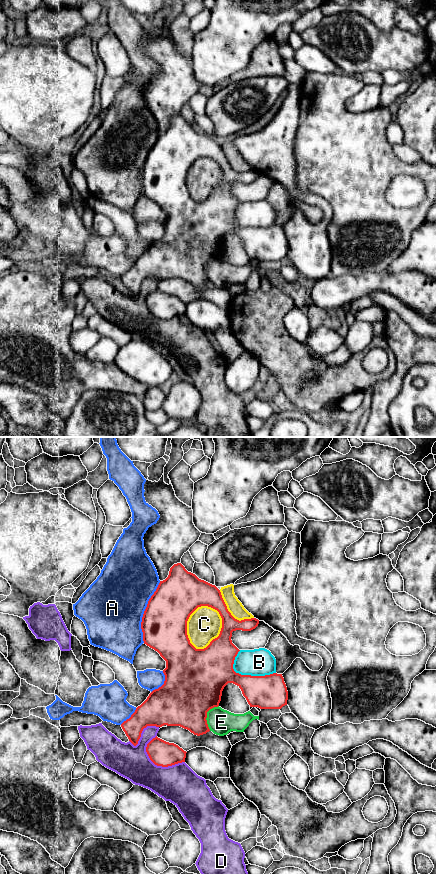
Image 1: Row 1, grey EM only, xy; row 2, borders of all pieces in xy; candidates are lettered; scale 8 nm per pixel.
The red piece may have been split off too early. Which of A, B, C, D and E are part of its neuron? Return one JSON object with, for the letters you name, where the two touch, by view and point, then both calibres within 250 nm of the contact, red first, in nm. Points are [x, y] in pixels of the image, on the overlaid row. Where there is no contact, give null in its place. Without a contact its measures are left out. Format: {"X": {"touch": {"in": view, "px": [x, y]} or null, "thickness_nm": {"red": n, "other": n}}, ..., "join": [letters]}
{"join": []}

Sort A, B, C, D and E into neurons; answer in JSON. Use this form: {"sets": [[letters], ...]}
{"sets": [["A"], ["B"], ["C", "E"], ["D"]]}

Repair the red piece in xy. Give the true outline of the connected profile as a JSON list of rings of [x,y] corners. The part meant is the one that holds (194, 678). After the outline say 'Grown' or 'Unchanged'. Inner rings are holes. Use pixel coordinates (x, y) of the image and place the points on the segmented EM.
[[[181,563],[174,564],[168,577],[160,581],[144,611],[141,629],[144,644],[157,651],[166,661],[164,684],[153,690],[136,708],[129,719],[121,724],[129,741],[136,746],[147,726],[180,726],[200,736],[210,731],[207,712],[218,707],[222,691],[228,683],[237,685],[250,707],[281,709],[287,705],[288,691],[282,674],[265,676],[241,675],[233,669],[235,657],[240,651],[231,640],[236,630],[251,631],[259,624],[256,618],[237,620],[228,611],[220,590],[195,574],[188,572]],[[201,606],[217,610],[222,618],[222,628],[217,638],[204,649],[196,649],[187,635],[187,621]]]. Unchanged

